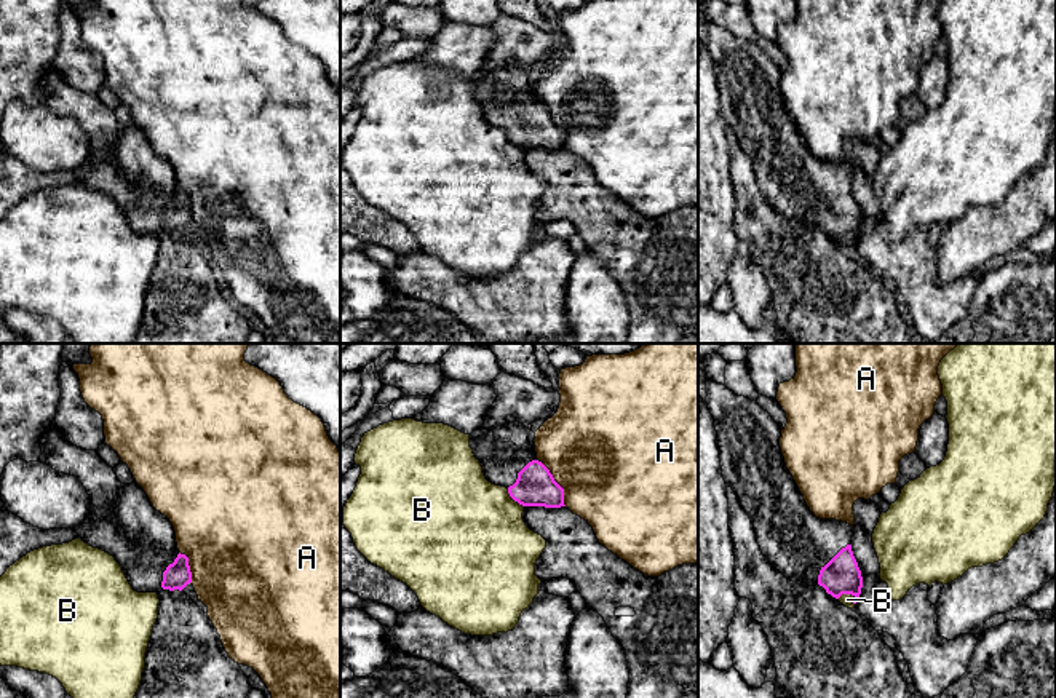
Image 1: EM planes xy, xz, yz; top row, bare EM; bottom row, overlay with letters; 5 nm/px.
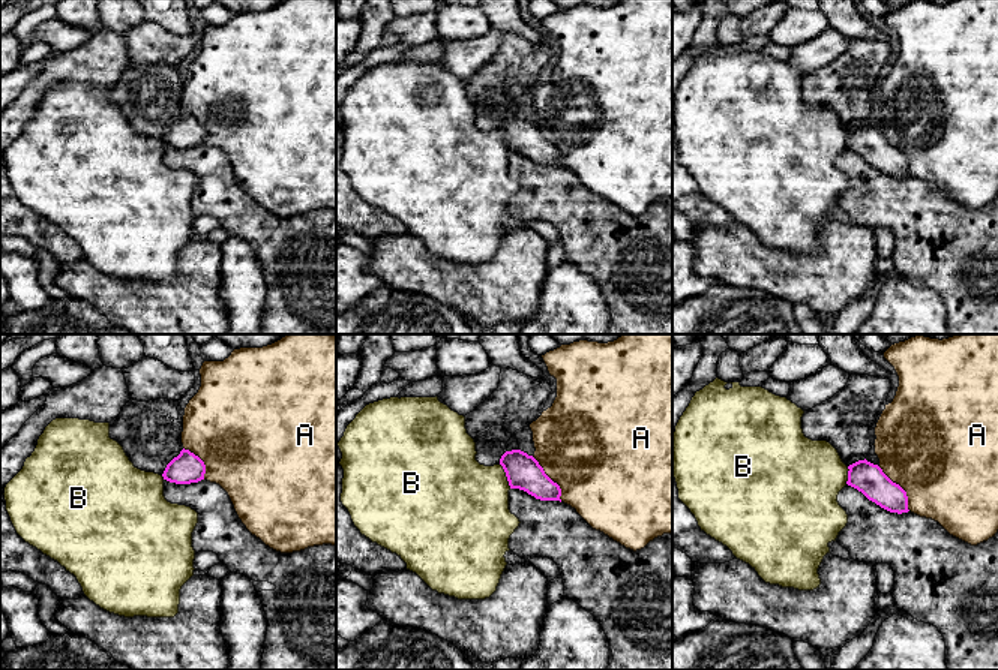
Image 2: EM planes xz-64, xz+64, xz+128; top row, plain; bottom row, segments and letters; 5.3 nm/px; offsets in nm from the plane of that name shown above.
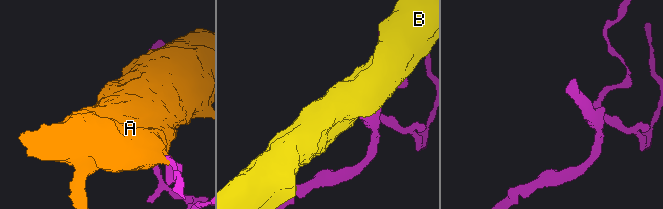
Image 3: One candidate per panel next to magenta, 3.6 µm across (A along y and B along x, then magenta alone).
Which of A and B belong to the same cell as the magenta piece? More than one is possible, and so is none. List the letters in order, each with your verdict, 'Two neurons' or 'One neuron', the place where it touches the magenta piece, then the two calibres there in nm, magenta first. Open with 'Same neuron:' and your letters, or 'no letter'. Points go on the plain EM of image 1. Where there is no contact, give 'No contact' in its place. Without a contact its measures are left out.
Same neuron: no letter
A: Two neurons. Touches magenta at xz (555, 123). Thickness 200 nm (magenta) against 480 nm
B: Two neurons. Touches magenta at yz (849, 235). Thickness 190 nm (magenta) against 60 nm

